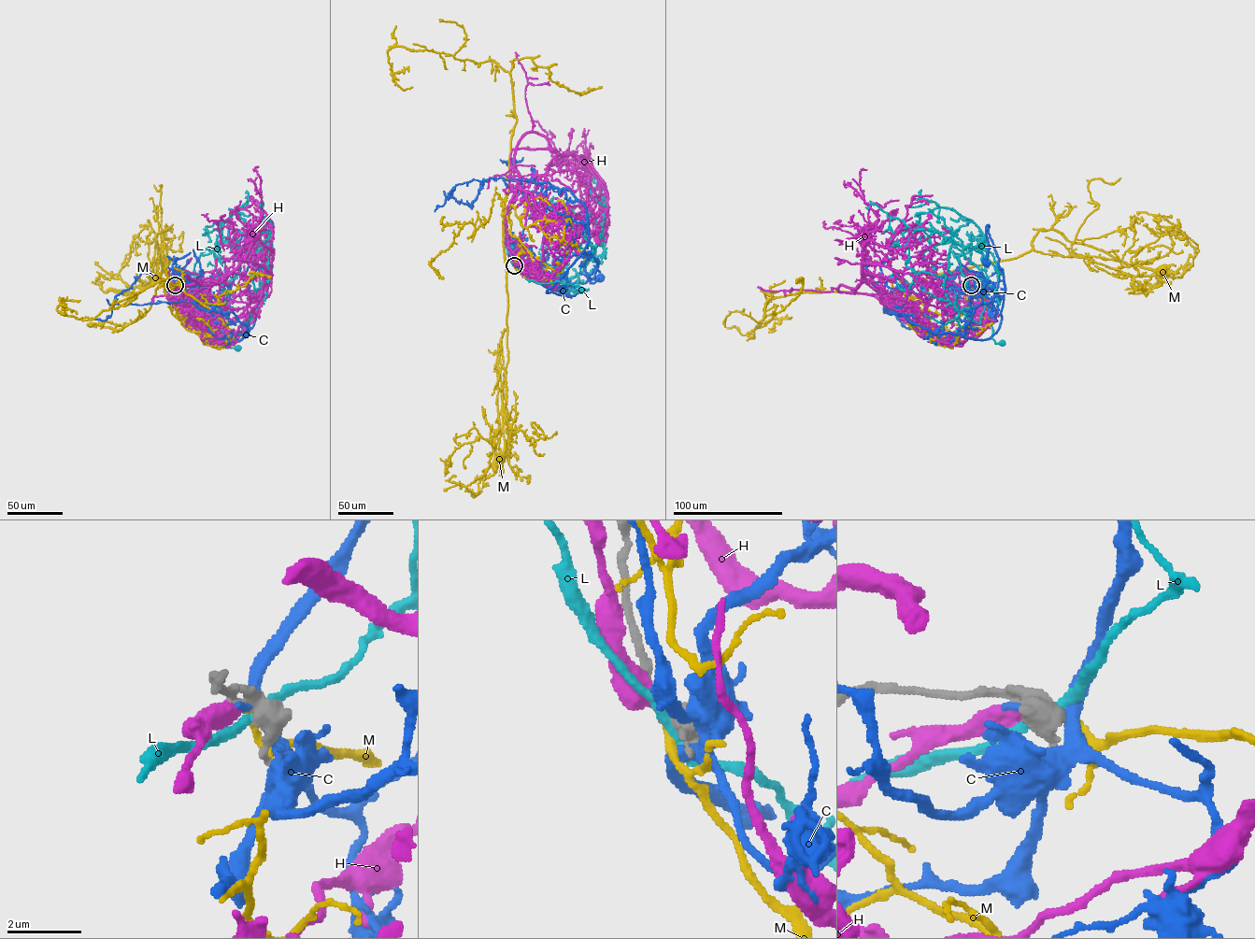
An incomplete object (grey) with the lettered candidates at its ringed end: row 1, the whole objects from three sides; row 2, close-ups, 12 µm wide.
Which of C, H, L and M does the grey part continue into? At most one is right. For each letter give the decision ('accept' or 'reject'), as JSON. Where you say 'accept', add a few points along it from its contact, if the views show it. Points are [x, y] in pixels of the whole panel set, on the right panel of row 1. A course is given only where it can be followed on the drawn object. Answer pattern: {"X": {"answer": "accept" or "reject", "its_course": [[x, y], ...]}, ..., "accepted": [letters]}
{"C": {"answer": "reject"}, "H": {"answer": "reject"}, "L": {"answer": "reject"}, "M": {"answer": "accept", "its_course": [[971, 285], [990, 309], [986, 327], [968, 331], [905, 290], [1017, 258], [1039, 230], [1133, 265], [1164, 267]]}, "accepted": ["M"]}

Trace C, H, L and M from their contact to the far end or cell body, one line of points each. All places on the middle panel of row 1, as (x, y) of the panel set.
C: (514, 265), (544, 286), (570, 297), (579, 291), (565, 283), (578, 280), (576, 282), (585, 282), (600, 277)
H: (514, 265), (506, 215), (519, 182), (517, 149), (555, 149), (589, 162), (606, 191), (585, 206), (578, 229)
L: (514, 266), (525, 276), (534, 278), (527, 276), (529, 281), (559, 281), (581, 290)
M: (514, 265), (539, 282), (556, 273), (511, 235), (504, 200), (507, 305), (497, 361), (505, 441), (501, 461)

